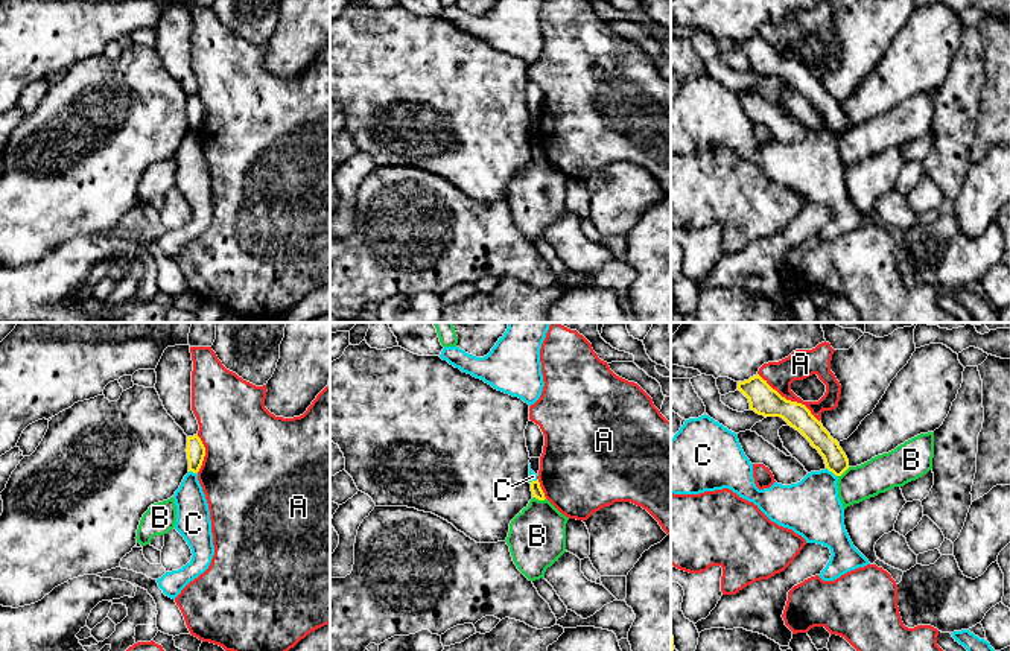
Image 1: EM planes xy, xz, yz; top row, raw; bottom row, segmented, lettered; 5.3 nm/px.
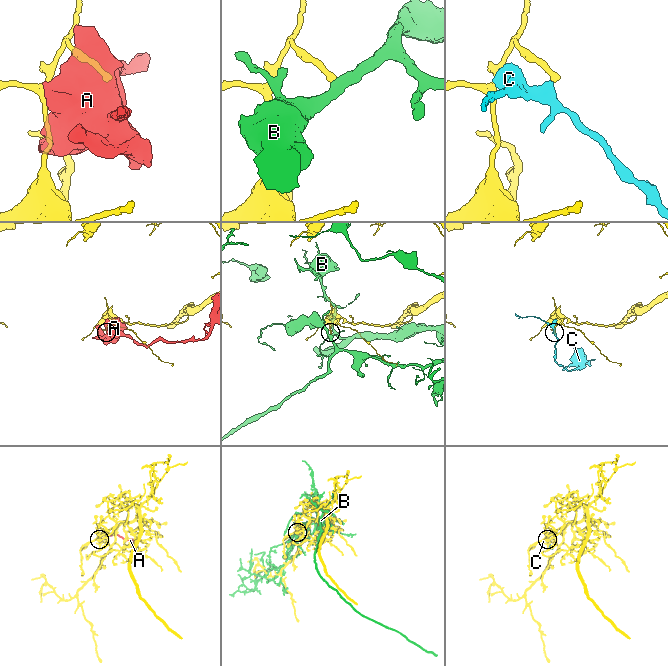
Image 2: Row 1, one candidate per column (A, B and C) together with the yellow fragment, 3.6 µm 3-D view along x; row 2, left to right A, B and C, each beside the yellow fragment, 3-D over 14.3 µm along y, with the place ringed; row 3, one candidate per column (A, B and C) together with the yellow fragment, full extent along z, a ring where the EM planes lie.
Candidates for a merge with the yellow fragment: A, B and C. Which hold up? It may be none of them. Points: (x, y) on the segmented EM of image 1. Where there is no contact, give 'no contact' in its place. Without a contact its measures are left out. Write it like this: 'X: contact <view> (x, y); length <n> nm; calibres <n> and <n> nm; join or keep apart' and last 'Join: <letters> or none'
A: contact yz (790, 400); length 420 nm; calibres 160 and 160 nm; keep apart
B: contact xz (539, 499); length 70 nm; calibres 60 and 300 nm; keep apart
C: contact yz (832, 472); length 80 nm; calibres 120 and 300 nm; keep apart
Join: none

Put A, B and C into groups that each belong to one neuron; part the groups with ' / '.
A / B / C

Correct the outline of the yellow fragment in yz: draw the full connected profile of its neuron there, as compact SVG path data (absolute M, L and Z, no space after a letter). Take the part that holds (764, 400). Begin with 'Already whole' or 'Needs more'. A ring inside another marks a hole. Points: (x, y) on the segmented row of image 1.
Already whole. M759 374L738 382L738 391L748 399L750 409L756 414L780 417L788 426L799 430L818 450L826 468L835 476L841 476L849 468L849 459L838 441L831 437L805 405L782 397Z

